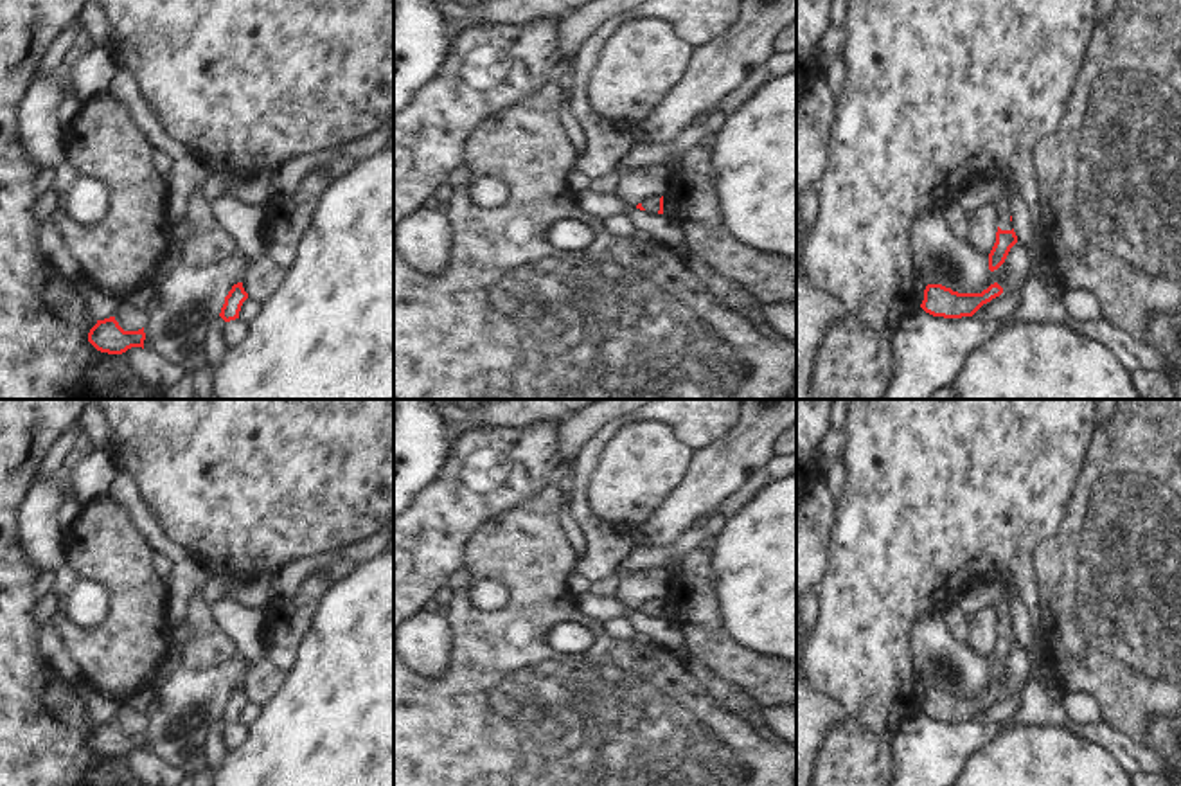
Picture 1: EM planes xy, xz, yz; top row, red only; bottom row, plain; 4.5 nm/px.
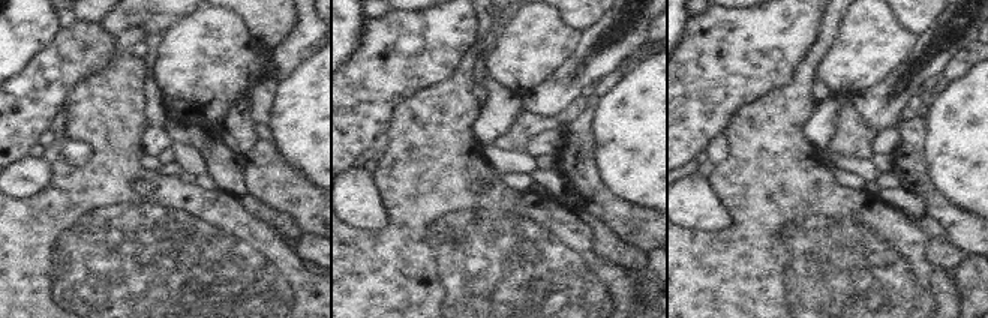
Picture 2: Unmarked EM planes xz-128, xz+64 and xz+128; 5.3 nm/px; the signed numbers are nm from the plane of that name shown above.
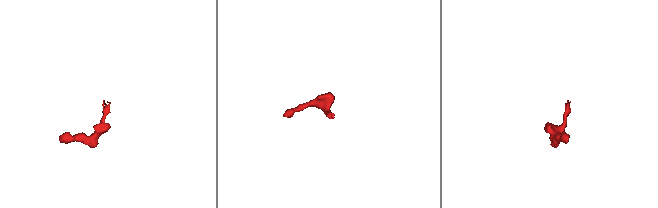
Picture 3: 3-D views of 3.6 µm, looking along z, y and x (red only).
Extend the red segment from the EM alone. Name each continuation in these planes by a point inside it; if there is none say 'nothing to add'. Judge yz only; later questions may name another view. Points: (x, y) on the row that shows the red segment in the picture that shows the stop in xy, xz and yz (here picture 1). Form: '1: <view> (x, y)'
1: yz (996, 189)

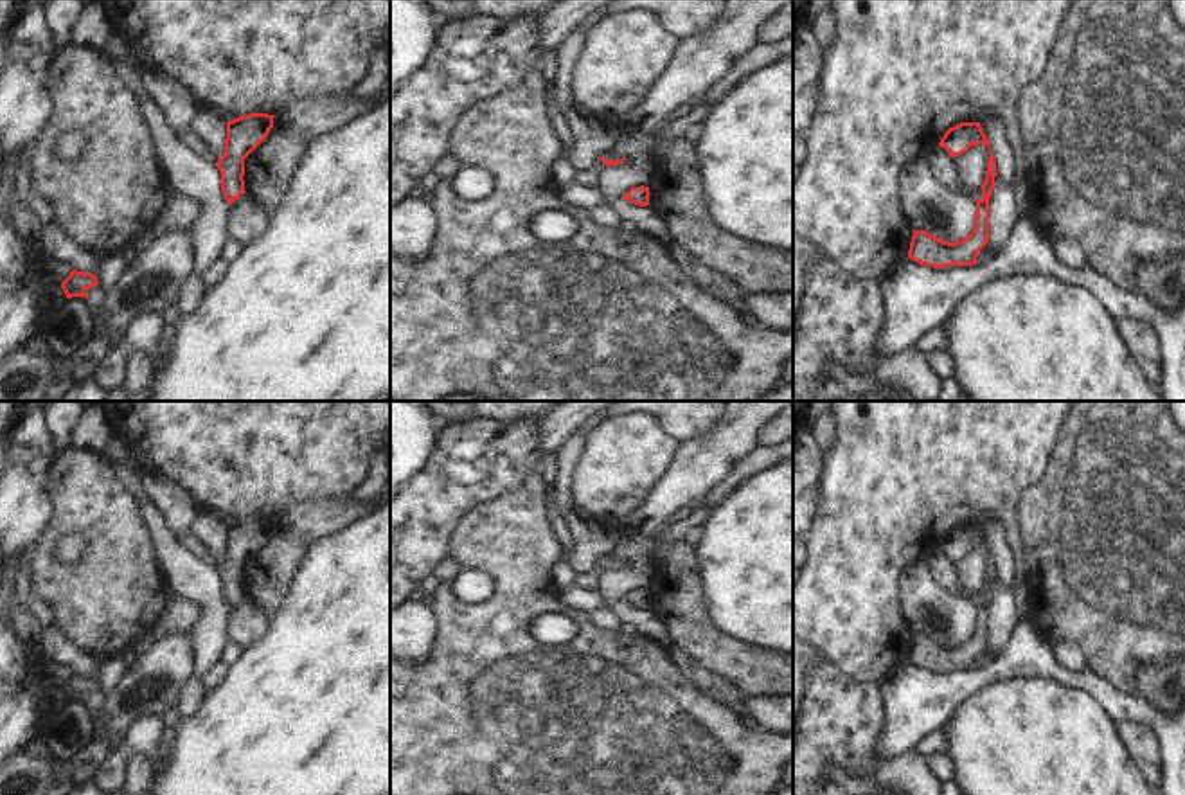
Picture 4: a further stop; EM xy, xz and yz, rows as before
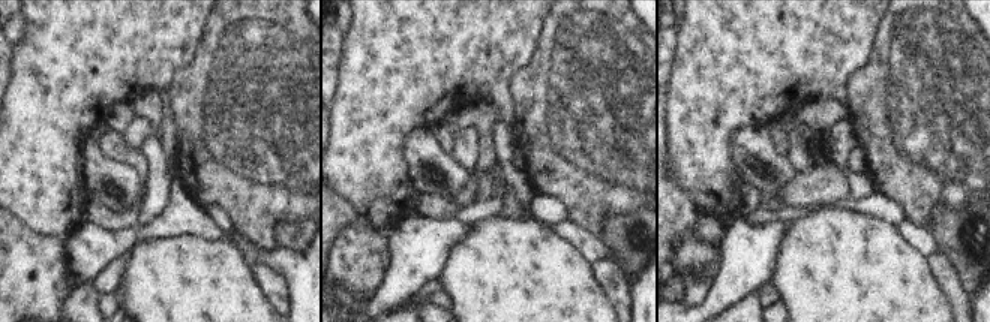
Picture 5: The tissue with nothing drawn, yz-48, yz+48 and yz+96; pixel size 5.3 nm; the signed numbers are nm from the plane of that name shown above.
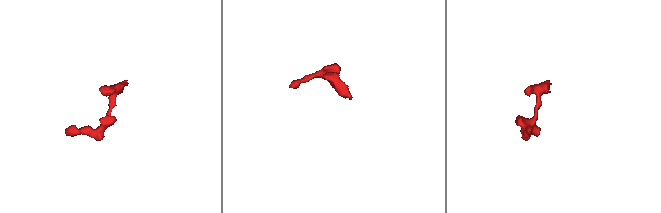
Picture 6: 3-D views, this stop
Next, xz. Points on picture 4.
nothing to add

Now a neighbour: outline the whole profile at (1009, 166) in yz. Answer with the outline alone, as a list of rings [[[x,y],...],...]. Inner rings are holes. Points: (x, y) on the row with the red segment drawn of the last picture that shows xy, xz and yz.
[[[987,117],[978,122],[996,160],[996,173],[1021,194],[1025,187],[1025,167],[1007,138],[1002,117]]]

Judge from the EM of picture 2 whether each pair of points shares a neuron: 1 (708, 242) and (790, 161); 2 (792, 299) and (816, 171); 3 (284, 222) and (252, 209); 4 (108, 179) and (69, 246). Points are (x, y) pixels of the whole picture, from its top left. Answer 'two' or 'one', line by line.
1: one
2: one
3: one
4: one

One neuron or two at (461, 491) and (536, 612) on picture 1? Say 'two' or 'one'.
two

